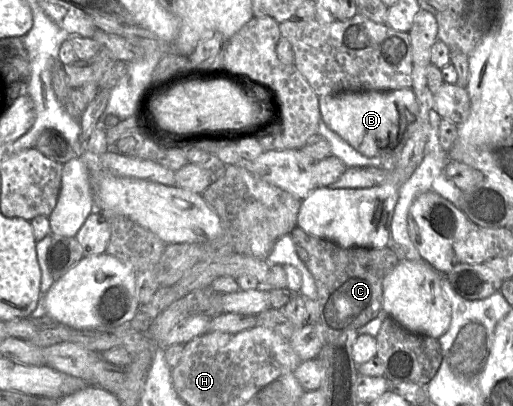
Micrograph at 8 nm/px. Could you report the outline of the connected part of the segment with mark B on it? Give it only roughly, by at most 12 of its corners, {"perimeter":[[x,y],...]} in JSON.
{"perimeter":[[411,88],[319,97],[324,123],[367,157],[417,129]]}

